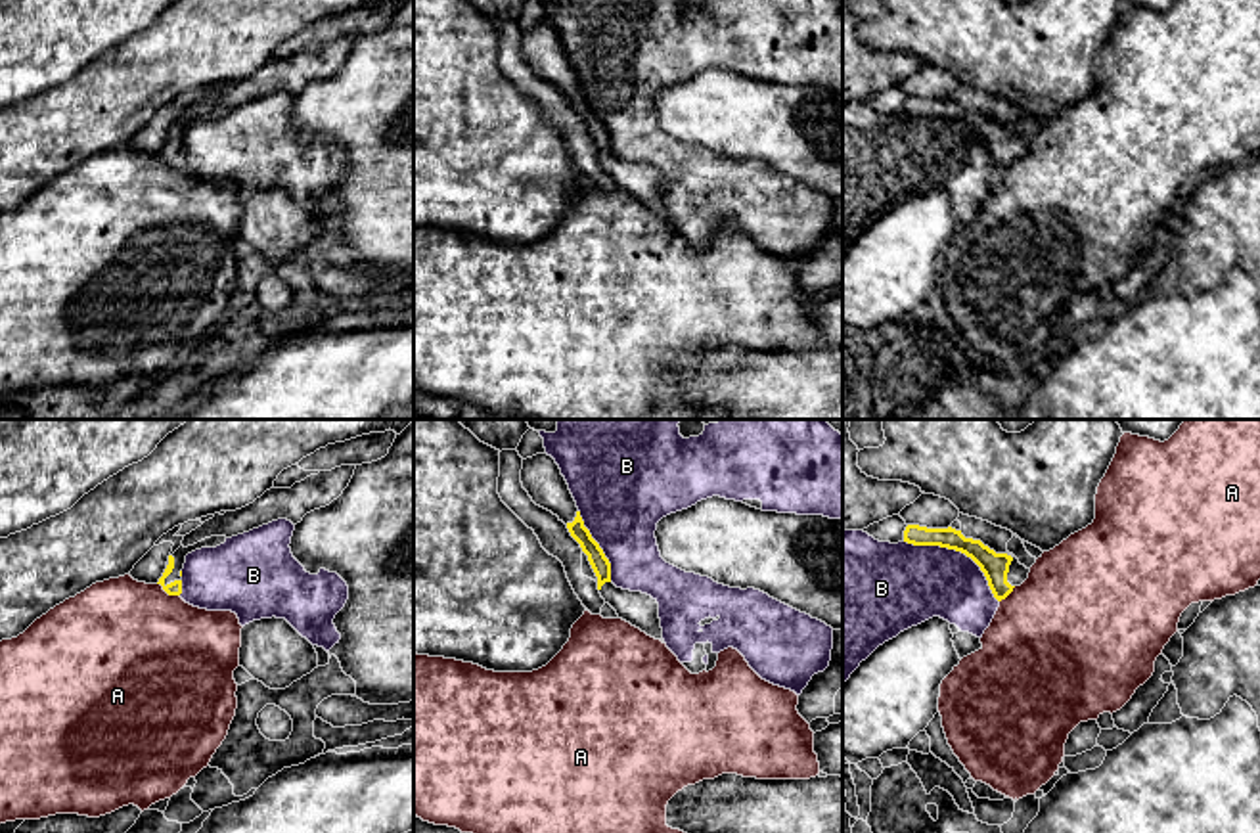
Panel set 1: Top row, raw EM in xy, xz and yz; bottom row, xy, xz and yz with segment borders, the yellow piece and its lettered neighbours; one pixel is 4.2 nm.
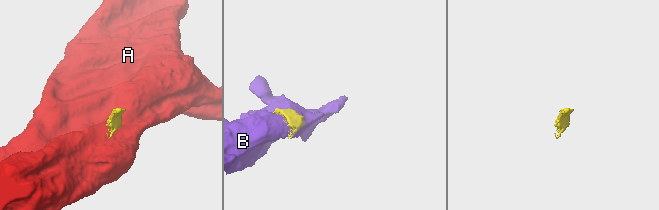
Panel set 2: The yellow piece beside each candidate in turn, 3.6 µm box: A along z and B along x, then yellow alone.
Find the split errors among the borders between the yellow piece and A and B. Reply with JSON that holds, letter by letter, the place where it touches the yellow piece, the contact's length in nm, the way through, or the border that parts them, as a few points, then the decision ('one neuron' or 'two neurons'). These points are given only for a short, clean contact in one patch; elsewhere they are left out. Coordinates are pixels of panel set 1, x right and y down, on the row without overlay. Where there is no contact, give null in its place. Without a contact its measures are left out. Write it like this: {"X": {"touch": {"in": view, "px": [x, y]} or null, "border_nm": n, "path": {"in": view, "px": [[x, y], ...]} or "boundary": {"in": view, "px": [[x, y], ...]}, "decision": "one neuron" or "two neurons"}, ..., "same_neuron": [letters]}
{"A": {"touch": {"in": "xy", "px": [169, 165]}, "border_nm": 110, "boundary": {"in": "xy", "px": [[157, 154], [169, 165], [179, 167]]}, "decision": "two neurons"}, "B": {"touch": {"in": "yz", "px": [960, 121]}, "border_nm": 480, "decision": "two neurons"}, "same_neuron": []}

